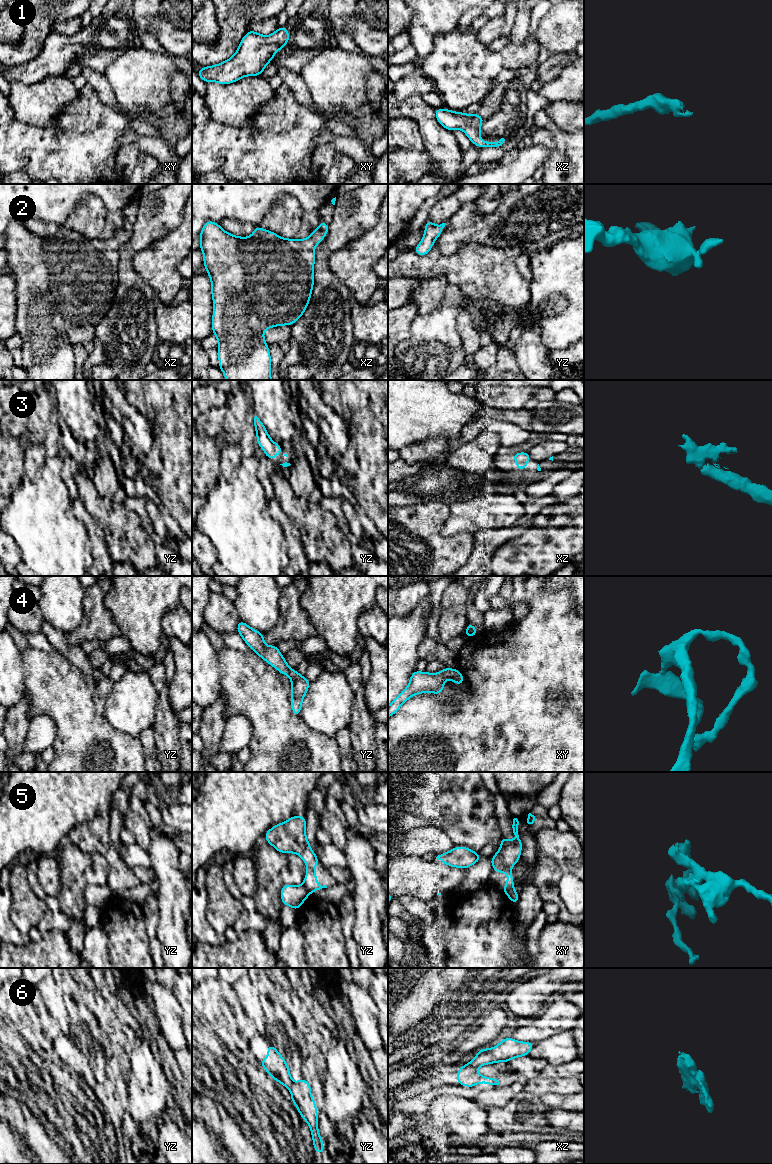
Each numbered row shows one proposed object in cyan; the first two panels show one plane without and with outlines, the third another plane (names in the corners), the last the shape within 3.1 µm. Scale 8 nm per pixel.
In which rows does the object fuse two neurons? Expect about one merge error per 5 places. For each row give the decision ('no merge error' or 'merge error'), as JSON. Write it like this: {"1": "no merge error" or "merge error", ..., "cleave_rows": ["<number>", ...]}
{"1": "no merge error", "2": "no merge error", "3": "no merge error", "4": "no merge error", "5": "merge error", "6": "merge error", "cleave_rows": ["5", "6"]}

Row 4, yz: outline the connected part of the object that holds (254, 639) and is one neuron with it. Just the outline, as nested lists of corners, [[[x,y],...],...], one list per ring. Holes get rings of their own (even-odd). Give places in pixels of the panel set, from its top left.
[[[239,620],[237,632],[246,644],[264,659],[268,664],[276,668],[281,674],[288,675],[291,680],[291,708],[295,716],[300,715],[302,700],[305,697],[310,682],[305,676],[301,676],[296,670],[292,670],[276,645],[267,646],[264,642],[264,634],[252,629],[245,622]]]

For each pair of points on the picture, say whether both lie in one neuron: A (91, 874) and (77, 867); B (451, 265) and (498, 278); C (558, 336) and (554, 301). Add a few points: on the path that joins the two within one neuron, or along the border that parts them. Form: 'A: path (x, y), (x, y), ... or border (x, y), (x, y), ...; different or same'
A: border (89, 867), (85, 871), (85, 881), (87, 883); different
B: path (463, 268), (475, 268), (481, 272), (486, 272); same
C: path (558, 327), (558, 310); same

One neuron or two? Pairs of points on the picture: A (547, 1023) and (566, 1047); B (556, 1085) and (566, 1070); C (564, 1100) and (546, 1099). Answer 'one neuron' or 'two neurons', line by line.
A: two neurons
B: two neurons
C: one neuron

